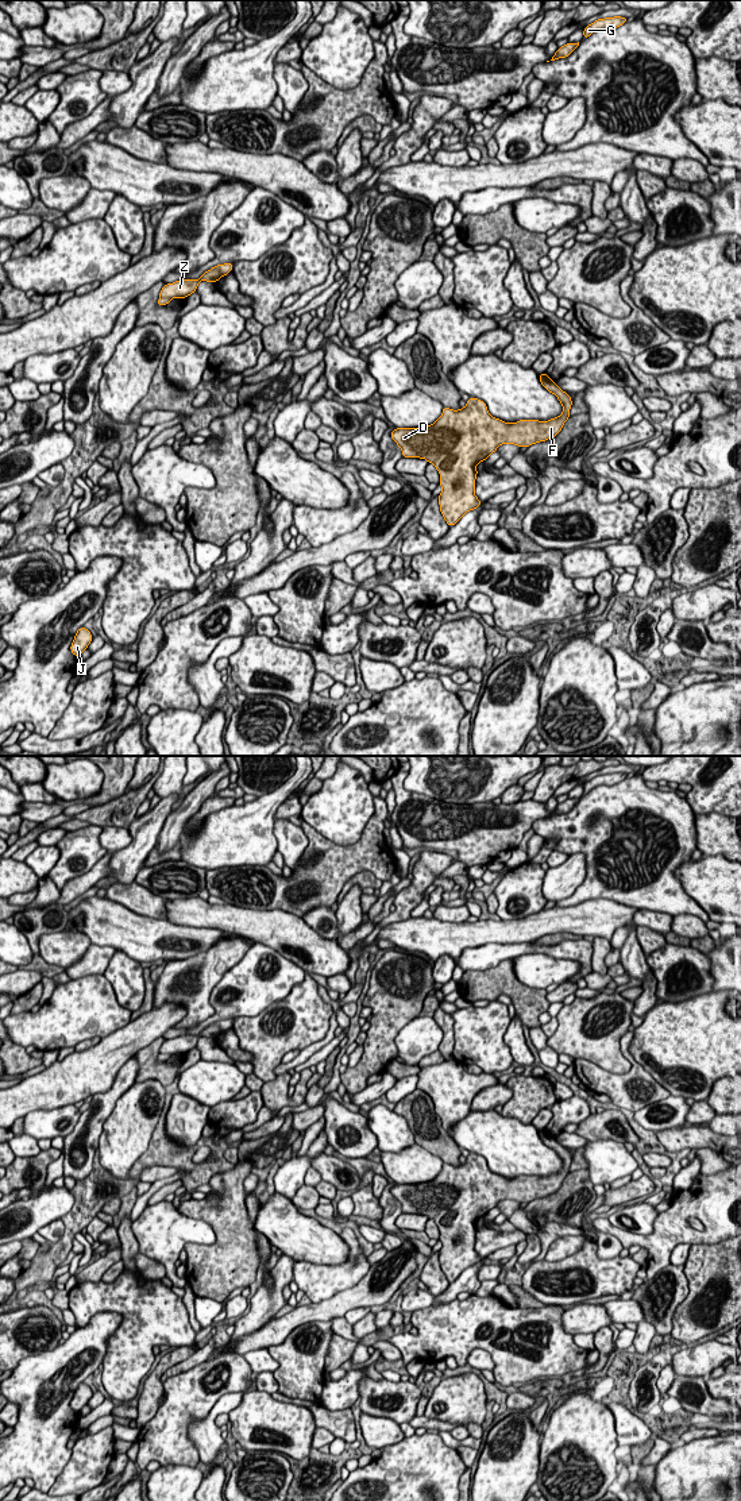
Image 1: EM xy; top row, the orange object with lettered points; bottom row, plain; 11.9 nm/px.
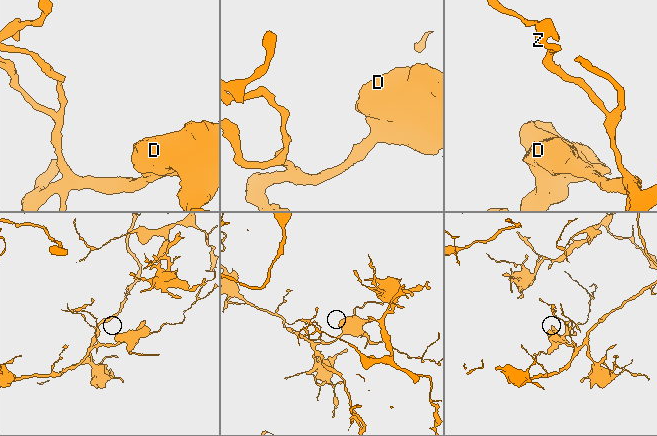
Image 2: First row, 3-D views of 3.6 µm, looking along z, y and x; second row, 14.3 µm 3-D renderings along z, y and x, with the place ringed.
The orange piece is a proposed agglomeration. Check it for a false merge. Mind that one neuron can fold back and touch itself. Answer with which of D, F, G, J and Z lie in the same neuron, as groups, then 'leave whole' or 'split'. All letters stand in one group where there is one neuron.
D F G J / Z; split

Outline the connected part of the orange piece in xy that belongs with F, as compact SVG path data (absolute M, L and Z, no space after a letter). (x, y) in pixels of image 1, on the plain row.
M545 1128L539 1131L541 1141L557 1153L563 1162L560 1172L548 1177L520 1176L505 1178L493 1173L482 1155L470 1153L459 1166L443 1164L441 1172L432 1180L420 1184L395 1184L390 1192L402 1205L404 1213L420 1213L432 1219L441 1235L439 1251L440 1267L449 1282L454 1282L467 1267L476 1265L482 1258L475 1251L476 1220L486 1216L502 1200L529 1203L555 1193L570 1173L572 1155Z

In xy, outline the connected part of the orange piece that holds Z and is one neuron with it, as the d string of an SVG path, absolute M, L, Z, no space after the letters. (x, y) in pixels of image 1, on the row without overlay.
M234 1019L217 1020L211 1026L205 1027L198 1035L180 1035L173 1039L167 1039L162 1043L159 1053L186 1054L188 1052L190 1052L197 1046L197 1042L201 1037L215 1039L221 1033L231 1029L232 1023L234 1023Z

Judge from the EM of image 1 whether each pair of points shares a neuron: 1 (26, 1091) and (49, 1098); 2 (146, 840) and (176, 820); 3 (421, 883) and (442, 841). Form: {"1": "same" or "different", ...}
{"1": "same", "2": "different", "3": "different"}

